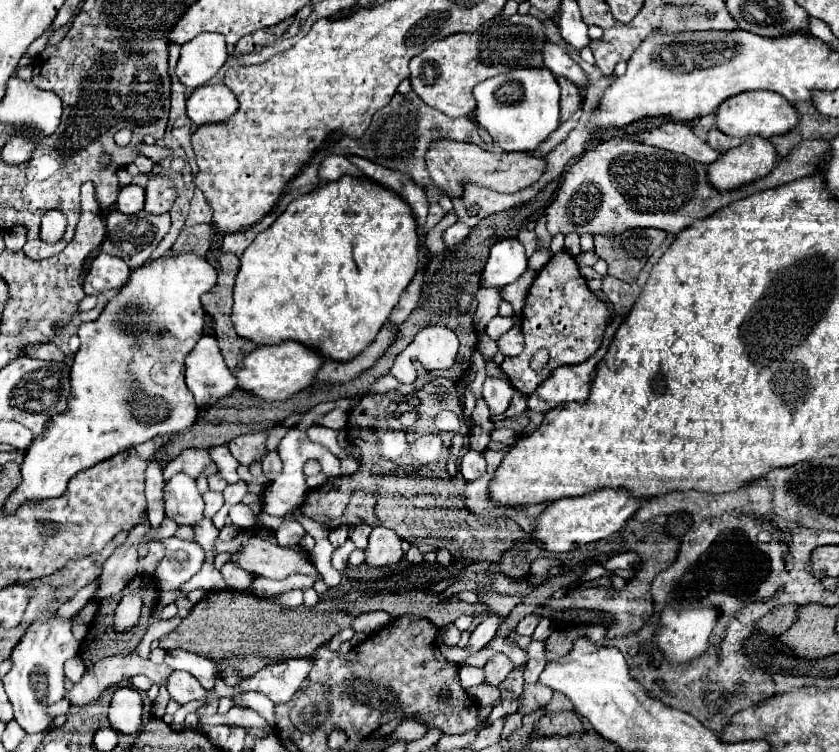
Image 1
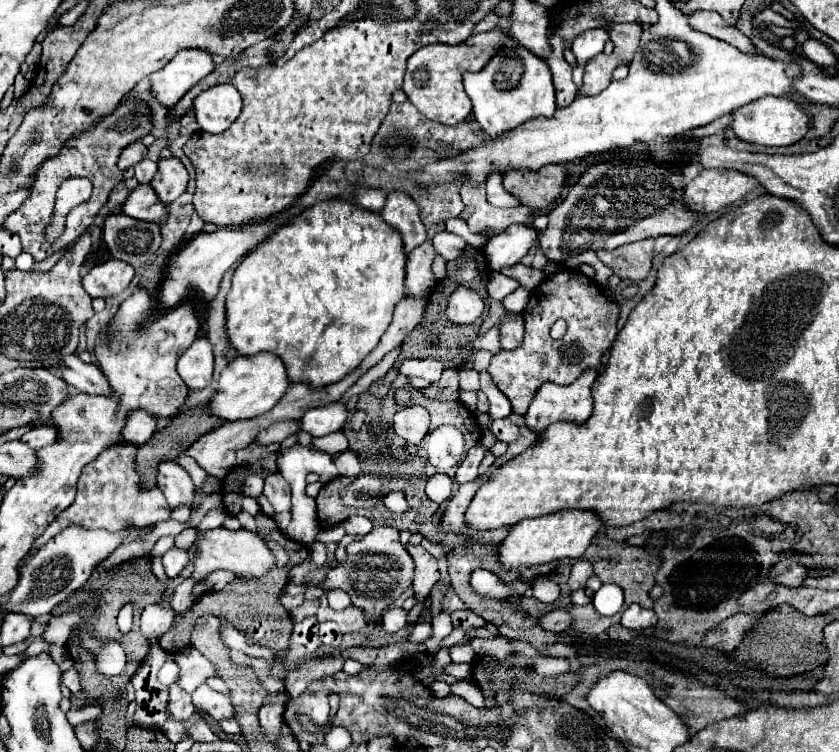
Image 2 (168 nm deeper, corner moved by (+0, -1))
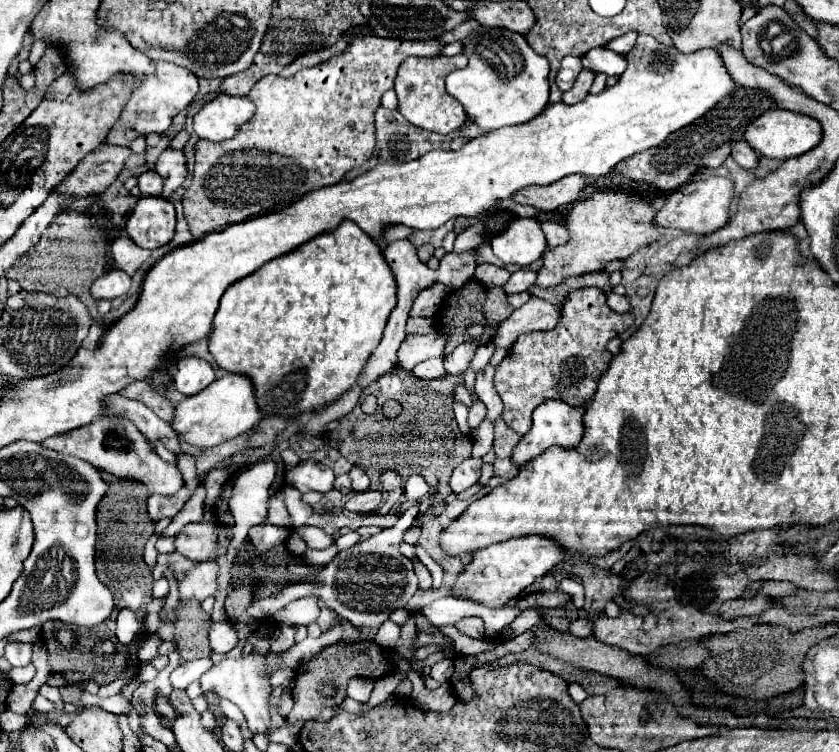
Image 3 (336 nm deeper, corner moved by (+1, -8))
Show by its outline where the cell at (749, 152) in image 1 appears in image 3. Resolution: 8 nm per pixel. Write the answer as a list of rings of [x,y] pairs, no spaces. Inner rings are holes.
[[[711,176],[707,180],[693,180],[669,194],[665,206],[655,214],[653,222],[663,228],[677,228],[699,236],[707,236],[727,224],[731,198],[733,198],[733,182],[727,178]]]

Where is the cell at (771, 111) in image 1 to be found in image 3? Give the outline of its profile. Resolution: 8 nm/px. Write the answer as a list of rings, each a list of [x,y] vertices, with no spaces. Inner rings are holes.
[[[773,108],[767,110],[763,116],[759,116],[753,124],[749,124],[747,132],[745,132],[745,140],[747,144],[759,154],[759,156],[767,156],[767,158],[779,158],[779,160],[787,160],[787,158],[795,158],[801,156],[805,152],[809,152],[811,148],[815,148],[821,142],[821,124],[805,114],[797,114],[791,110],[783,110],[783,108]]]

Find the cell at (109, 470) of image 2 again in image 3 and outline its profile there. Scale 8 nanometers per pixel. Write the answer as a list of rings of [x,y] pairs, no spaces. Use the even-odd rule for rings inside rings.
[[[181,488],[171,496],[153,493],[148,498],[148,514],[153,522],[161,518],[173,518],[189,498],[191,498],[191,492],[187,488]]]

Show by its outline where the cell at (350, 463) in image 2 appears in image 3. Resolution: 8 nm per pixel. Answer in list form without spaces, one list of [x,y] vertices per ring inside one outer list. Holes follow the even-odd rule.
[[[353,468],[351,472],[349,472],[349,476],[351,476],[351,480],[353,480],[353,490],[355,492],[365,492],[367,488],[369,488],[369,476],[361,470],[361,468]]]

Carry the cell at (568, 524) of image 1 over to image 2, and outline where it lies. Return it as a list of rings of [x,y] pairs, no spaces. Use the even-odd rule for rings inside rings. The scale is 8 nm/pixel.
[[[564,509],[540,517],[530,517],[512,527],[508,537],[500,543],[500,561],[506,569],[542,565],[554,559],[578,559],[588,549],[590,541],[602,529],[602,519],[594,511]]]

